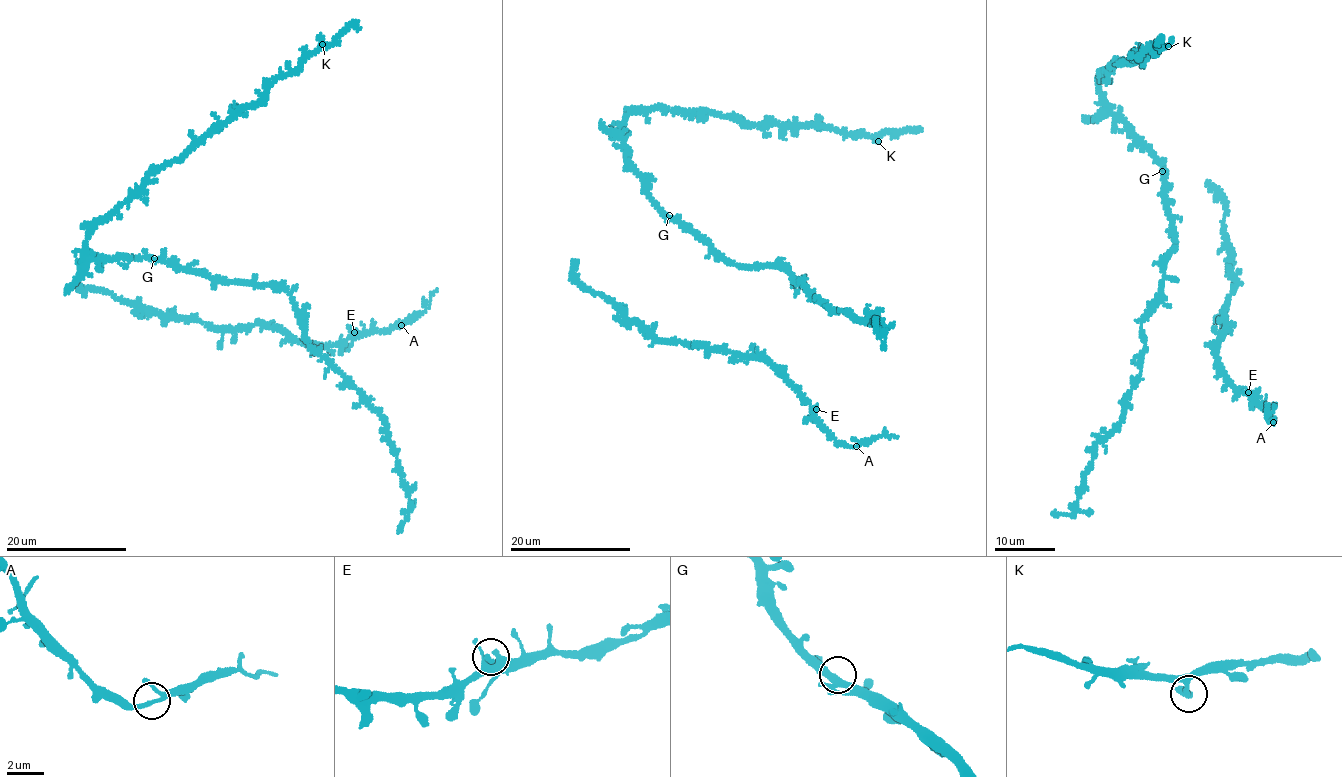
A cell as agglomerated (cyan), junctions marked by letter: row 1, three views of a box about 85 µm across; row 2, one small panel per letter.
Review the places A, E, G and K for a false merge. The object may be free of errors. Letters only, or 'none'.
none

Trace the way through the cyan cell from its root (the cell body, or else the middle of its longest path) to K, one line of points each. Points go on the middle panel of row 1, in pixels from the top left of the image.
K: (667, 218), (628, 155), (624, 127), (630, 111), (660, 106), (755, 125), (819, 124), (878, 141)

